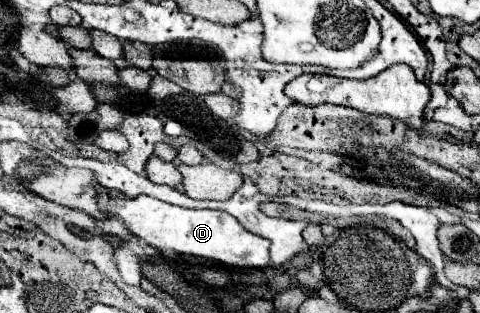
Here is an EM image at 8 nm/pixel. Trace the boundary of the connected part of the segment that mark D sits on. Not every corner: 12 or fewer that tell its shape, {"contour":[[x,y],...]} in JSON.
{"contour":[[150,195],[110,215],[158,251],[266,267],[270,241],[232,215]]}

